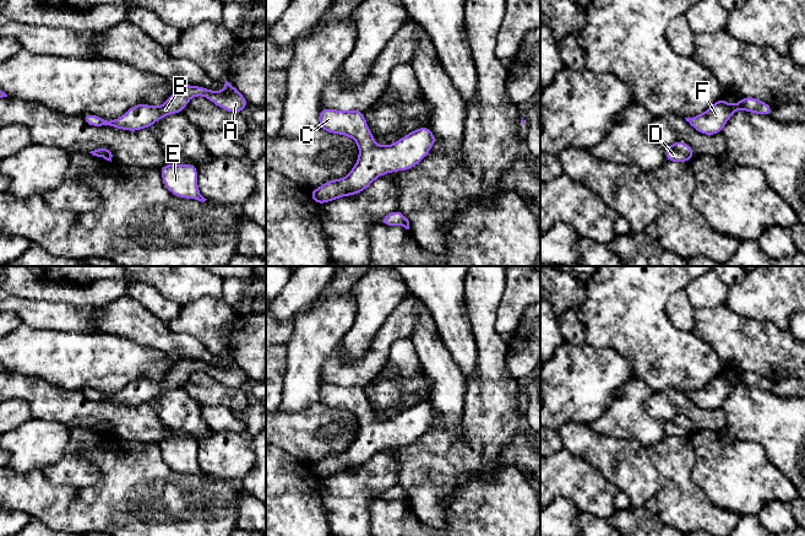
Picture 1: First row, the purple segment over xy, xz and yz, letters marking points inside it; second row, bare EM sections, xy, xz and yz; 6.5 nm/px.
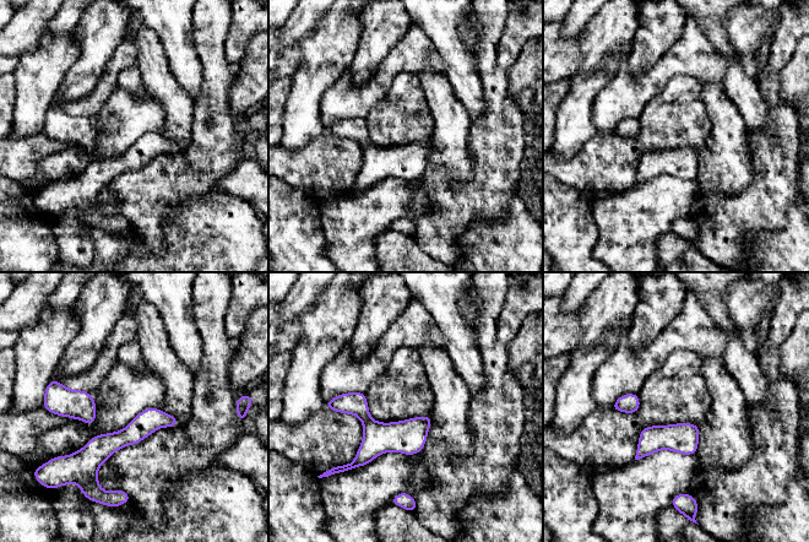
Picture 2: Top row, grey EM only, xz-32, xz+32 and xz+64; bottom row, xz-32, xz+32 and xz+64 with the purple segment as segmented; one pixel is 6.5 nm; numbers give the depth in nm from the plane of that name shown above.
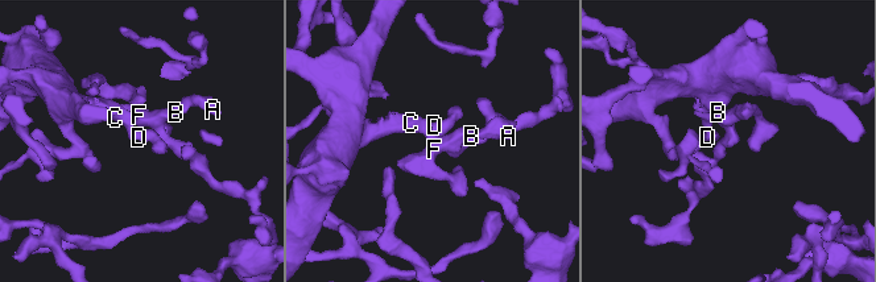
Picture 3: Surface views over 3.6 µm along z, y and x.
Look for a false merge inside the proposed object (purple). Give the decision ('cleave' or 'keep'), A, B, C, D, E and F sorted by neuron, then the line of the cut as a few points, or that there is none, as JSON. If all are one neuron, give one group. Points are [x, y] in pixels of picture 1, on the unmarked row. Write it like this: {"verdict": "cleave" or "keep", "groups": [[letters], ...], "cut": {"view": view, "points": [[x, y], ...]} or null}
{"verdict": "keep", "groups": [["A", "B", "C", "D", "E", "F"]], "cut": null}

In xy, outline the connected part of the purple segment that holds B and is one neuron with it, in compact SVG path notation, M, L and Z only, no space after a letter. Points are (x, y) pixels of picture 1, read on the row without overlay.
M225 354L222 367L216 367L202 361L178 359L175 368L161 381L137 378L123 391L114 395L105 395L91 388L83 389L82 392L89 401L110 401L127 406L137 406L151 402L157 395L165 390L183 388L189 374L196 370L203 370L219 383L232 388L241 388L249 379L245 372Z

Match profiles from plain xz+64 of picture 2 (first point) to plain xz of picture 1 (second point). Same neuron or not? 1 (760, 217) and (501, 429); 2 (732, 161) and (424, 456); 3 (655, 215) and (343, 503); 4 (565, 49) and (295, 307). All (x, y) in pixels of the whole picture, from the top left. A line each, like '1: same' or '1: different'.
1: same
2: different
3: same
4: different

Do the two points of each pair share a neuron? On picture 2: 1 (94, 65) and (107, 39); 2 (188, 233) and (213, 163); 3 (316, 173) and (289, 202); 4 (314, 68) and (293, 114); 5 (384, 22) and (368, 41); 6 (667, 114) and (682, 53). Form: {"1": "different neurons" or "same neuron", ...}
{"1": "same neuron", "2": "different neurons", "3": "different neurons", "4": "same neuron", "5": "same neuron", "6": "different neurons"}

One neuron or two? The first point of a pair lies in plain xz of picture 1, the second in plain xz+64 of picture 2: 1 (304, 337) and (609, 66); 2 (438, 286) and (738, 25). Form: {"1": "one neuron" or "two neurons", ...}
{"1": "two neurons", "2": "two neurons"}

